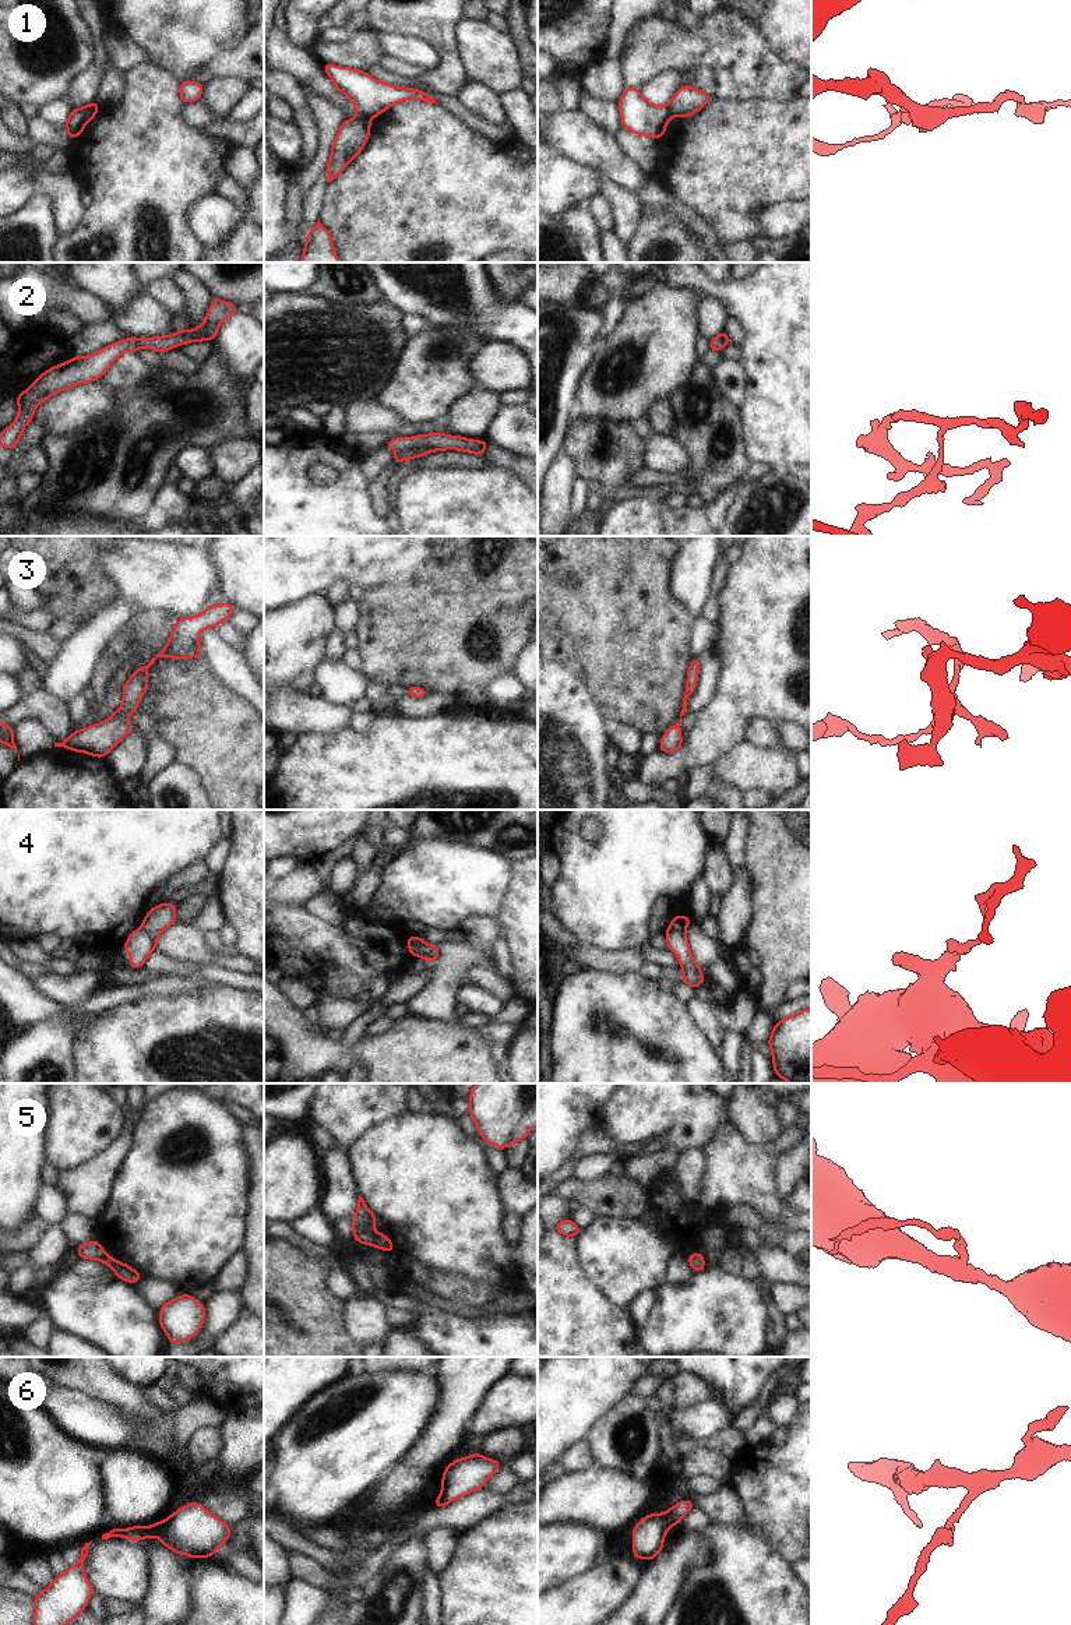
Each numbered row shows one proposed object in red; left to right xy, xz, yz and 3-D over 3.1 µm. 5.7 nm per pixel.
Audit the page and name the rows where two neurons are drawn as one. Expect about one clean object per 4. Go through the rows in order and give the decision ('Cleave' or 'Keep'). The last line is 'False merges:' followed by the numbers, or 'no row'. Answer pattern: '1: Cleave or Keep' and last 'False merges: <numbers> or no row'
1: Cleave
2: Cleave
3: Keep
4: Cleave
5: Cleave
6: Keep
False merges: 1, 2, 4, 5.

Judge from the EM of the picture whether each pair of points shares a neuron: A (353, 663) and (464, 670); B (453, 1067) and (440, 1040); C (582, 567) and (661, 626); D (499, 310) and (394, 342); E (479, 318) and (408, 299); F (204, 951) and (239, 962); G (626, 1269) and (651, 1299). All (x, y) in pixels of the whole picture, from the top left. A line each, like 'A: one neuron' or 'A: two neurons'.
A: two neurons
B: one neuron
C: one neuron
D: two neurons
E: one neuron
F: one neuron
G: two neurons

